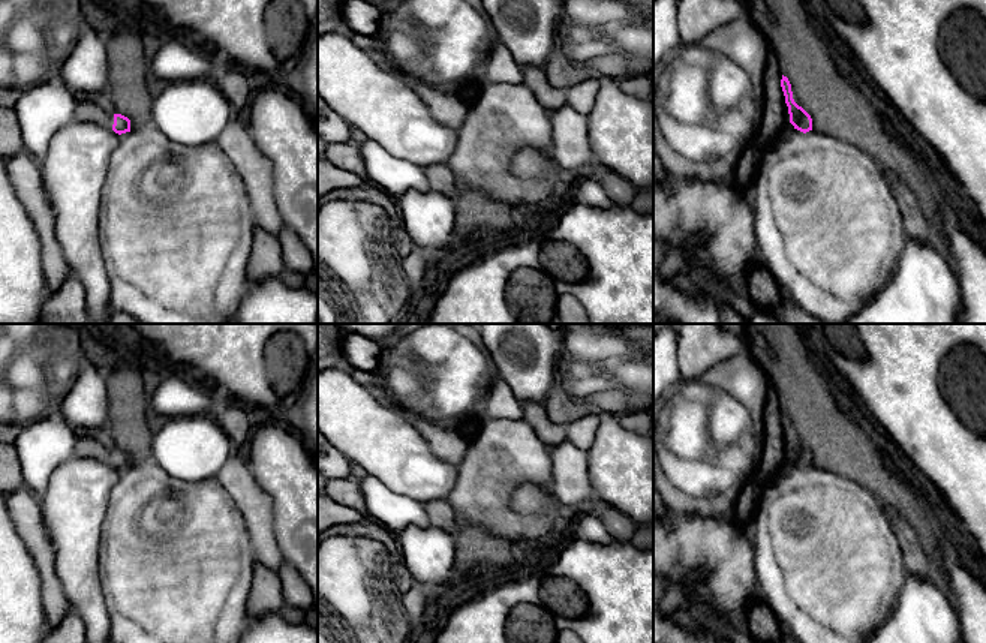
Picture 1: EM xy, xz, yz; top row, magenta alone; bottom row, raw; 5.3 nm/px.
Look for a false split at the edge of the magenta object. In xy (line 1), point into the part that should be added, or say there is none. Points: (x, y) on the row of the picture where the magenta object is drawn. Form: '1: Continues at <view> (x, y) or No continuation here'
1: Continues at xy (90, 110)

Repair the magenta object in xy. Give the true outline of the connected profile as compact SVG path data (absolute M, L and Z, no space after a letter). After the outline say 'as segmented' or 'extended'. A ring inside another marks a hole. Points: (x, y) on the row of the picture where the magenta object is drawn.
M85 97L76 100L75 118L79 121L99 123L115 133L130 132L130 120L121 114L112 114L103 100Z | extended

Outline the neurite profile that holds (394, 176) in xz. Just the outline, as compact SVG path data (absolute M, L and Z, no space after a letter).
M372 139L360 145L360 153L366 163L369 183L381 187L396 201L406 190L429 190L429 181L424 168L399 159Z

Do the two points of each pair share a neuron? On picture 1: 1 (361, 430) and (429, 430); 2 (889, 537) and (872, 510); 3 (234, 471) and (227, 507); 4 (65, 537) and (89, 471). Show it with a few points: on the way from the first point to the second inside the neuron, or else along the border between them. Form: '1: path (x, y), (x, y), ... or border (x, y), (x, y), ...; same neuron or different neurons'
1: border (406, 415), (439, 459); different neurons
2: path (883, 531), (872, 520), (872, 516); same neuron
3: border (215, 478), (222, 492), (231, 499), (237, 517); different neurons
4: path (74, 520), (74, 502), (81, 487); same neuron

